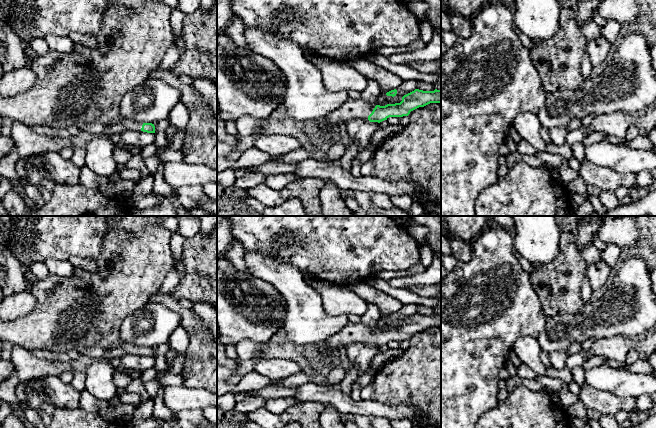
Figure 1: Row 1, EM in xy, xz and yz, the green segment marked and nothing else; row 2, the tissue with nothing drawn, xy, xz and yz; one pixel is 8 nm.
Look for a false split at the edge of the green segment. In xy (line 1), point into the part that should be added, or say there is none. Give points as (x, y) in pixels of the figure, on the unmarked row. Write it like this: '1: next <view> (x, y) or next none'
1: next xy (135, 258)

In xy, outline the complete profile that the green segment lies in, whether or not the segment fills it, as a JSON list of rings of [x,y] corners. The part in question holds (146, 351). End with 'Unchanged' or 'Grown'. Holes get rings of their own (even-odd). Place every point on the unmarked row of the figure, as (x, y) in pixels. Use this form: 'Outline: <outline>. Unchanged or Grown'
Outline: [[[110,216],[107,234],[103,238],[100,253],[94,258],[98,270],[89,272],[75,267],[75,274],[62,277],[49,274],[45,279],[37,279],[30,293],[36,298],[34,310],[12,321],[0,319],[0,340],[12,346],[18,345],[28,351],[45,349],[60,353],[72,351],[75,356],[86,355],[91,358],[113,360],[127,354],[155,357],[152,347],[140,347],[125,343],[120,337],[120,327],[131,314],[145,306],[152,295],[156,294],[174,261],[170,248],[172,233],[167,230],[159,216]]]. Grown

